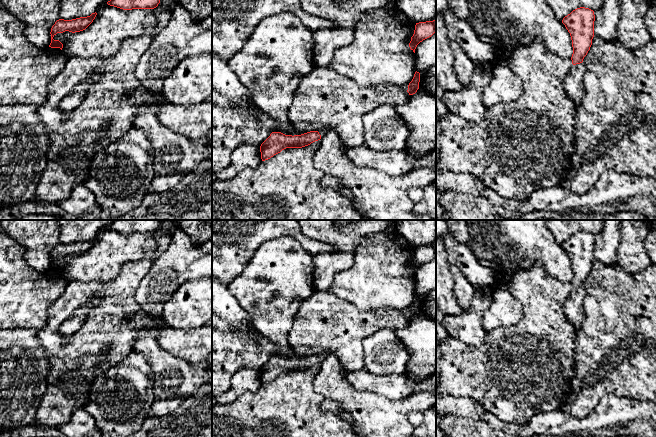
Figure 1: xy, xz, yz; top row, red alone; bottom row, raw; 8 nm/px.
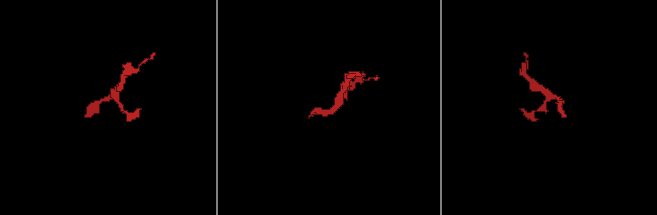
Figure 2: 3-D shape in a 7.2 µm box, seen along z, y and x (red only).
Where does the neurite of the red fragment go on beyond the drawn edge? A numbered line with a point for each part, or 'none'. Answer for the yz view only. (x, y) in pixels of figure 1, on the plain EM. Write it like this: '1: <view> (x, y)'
1: yz (574, 308)

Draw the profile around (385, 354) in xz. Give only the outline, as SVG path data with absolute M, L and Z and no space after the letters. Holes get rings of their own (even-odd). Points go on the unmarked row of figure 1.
M381 329L362 341L364 370L377 376L404 374L409 352L391 329Z

